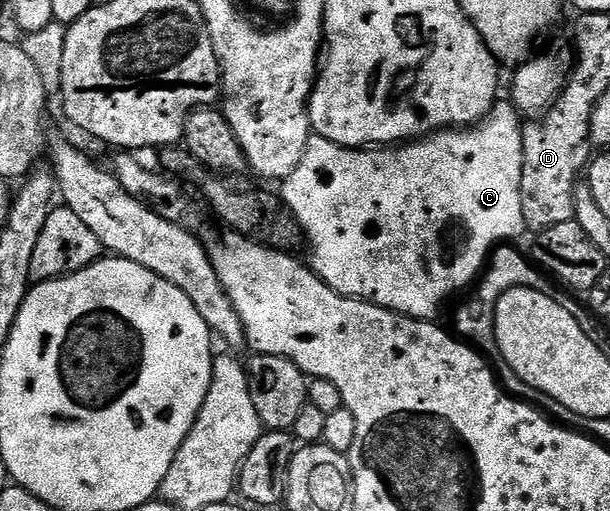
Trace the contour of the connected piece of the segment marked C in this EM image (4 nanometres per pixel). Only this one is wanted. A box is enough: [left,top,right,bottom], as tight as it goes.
[282,99,525,322]

